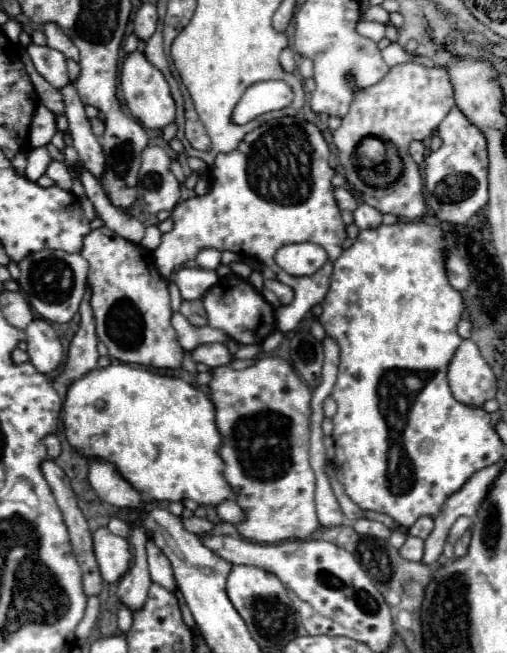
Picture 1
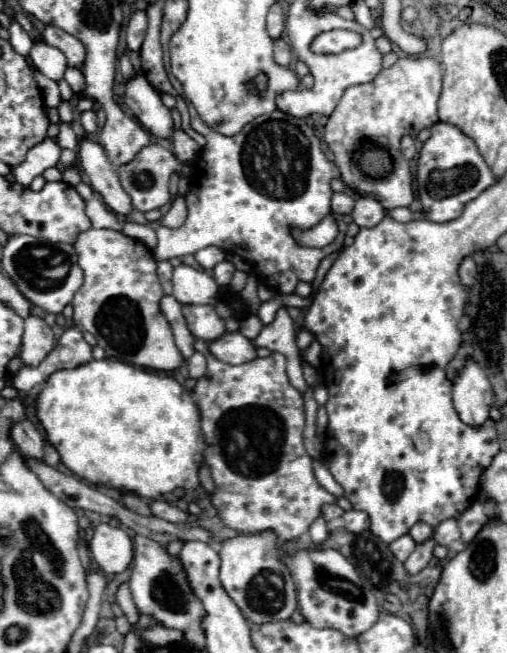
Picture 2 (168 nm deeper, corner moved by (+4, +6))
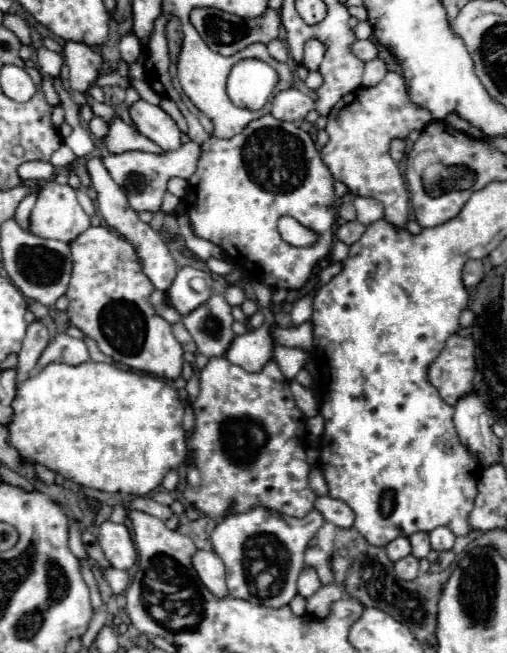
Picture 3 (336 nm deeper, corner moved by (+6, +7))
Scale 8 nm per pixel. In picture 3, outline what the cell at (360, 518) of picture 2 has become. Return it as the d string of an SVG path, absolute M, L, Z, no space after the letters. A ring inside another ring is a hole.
M319 496L315 508L325 516L325 520L339 528L351 528L355 522L355 512L345 502L335 500L331 496Z

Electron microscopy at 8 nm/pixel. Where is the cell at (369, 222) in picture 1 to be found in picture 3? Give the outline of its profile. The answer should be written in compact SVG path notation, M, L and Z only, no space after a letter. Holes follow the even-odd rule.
M357 196L353 204L355 204L355 210L357 210L357 222L361 222L363 226L369 226L375 220L383 218L383 204L375 198Z

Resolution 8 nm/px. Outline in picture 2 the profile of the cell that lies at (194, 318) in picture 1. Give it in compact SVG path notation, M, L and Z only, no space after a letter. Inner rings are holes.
M183 305L183 315L195 339L211 343L225 333L225 321L217 315L213 305Z

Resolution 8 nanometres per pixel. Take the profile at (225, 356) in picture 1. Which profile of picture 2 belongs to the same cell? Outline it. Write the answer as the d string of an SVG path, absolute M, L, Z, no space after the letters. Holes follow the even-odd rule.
M239 331L237 333L225 333L221 339L209 343L209 349L219 361L229 363L229 365L247 363L247 361L253 361L257 357L253 341L243 337Z

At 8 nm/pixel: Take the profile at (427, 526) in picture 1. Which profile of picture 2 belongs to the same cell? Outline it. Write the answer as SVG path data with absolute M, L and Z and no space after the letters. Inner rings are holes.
M417 523L417 525L409 531L409 535L413 537L415 543L419 543L419 541L427 541L427 537L433 535L433 527L429 527L427 523Z

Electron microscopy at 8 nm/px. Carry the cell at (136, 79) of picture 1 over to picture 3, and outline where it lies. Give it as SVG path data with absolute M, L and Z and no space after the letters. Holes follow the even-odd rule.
M137 100L129 108L131 120L135 128L159 144L163 150L175 150L181 146L181 132L175 124L175 120L159 106L153 106L145 100Z

